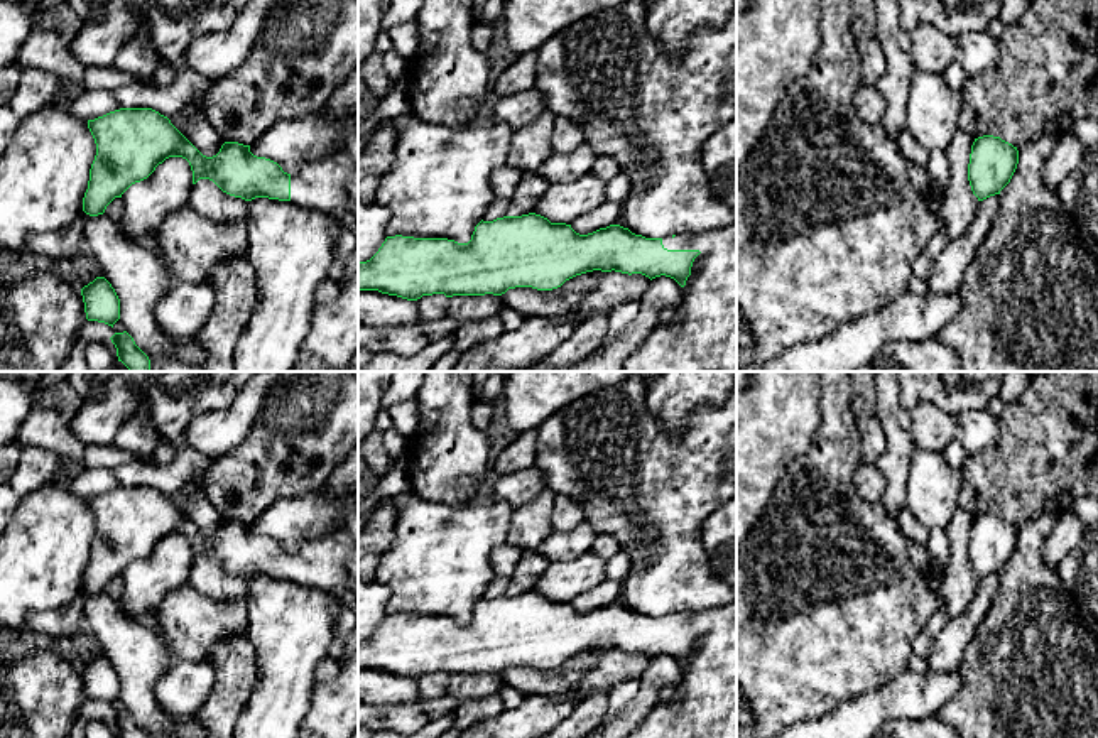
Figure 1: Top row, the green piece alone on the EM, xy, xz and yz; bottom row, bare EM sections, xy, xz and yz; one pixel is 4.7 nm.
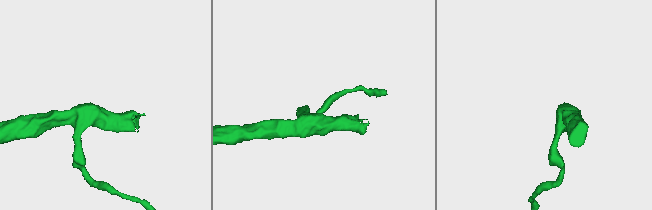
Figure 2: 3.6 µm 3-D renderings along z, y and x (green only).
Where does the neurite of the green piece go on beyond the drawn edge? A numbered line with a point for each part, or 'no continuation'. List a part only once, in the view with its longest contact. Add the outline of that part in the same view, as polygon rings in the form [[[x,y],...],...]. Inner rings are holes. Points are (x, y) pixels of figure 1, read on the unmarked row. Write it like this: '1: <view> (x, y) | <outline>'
1: xz (705, 703) | [[[737,600],[696,615],[666,615],[667,628],[699,628],[669,703],[659,703],[628,738],[737,738]]]

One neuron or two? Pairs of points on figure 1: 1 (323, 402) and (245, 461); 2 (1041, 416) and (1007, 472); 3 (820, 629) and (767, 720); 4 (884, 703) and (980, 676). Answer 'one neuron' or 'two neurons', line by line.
1: one neuron
2: one neuron
3: one neuron
4: two neurons

